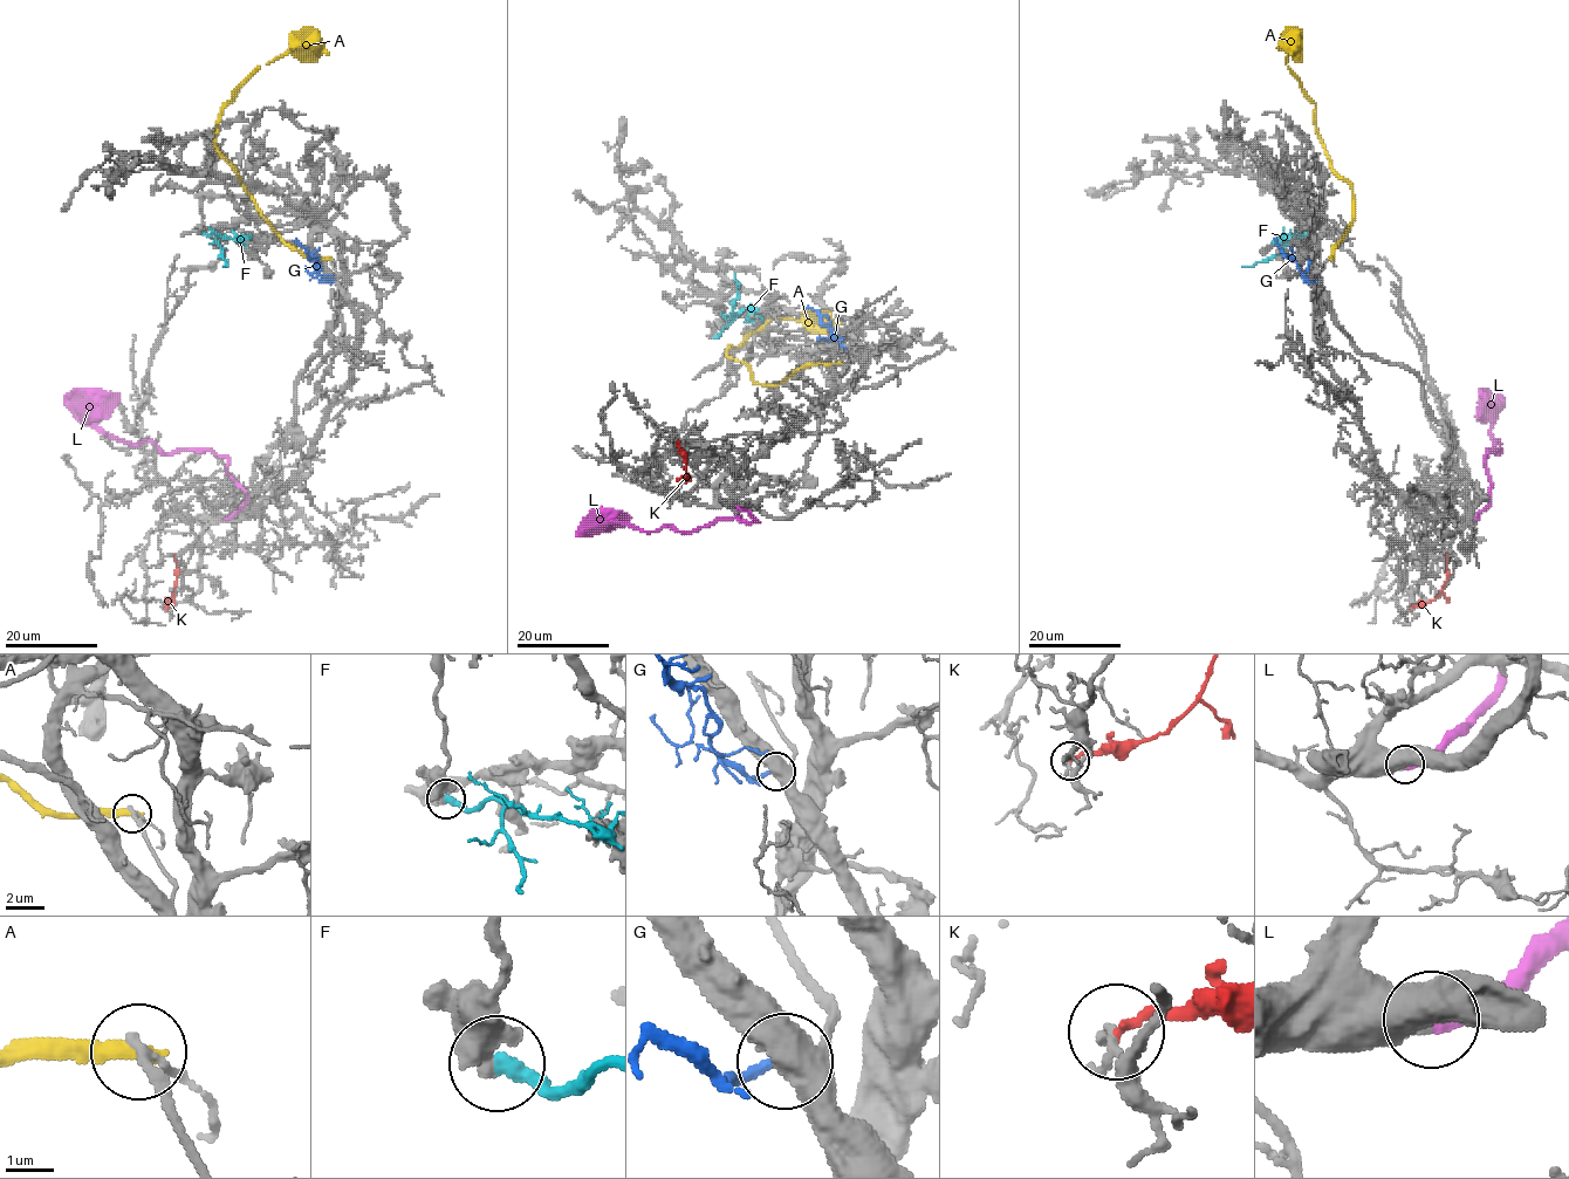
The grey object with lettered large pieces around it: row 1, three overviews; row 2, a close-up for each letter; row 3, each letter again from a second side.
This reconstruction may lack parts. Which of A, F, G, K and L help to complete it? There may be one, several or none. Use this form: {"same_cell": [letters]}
{"same_cell": ["L"]}

